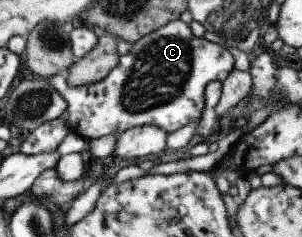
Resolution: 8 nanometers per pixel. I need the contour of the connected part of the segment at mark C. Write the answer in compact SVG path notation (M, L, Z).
M178 19L133 43L131 51L121 56L117 66L110 70L106 78L97 83L69 87L64 72L49 77L47 80L67 101L65 116L70 132L85 140L91 140L145 125L158 126L169 133L175 132L188 122L201 118L203 108L205 108L204 91L207 84L213 81L223 83L233 70L235 70L235 59L227 48L215 42L209 42L203 37L197 38L193 35L190 26Z

